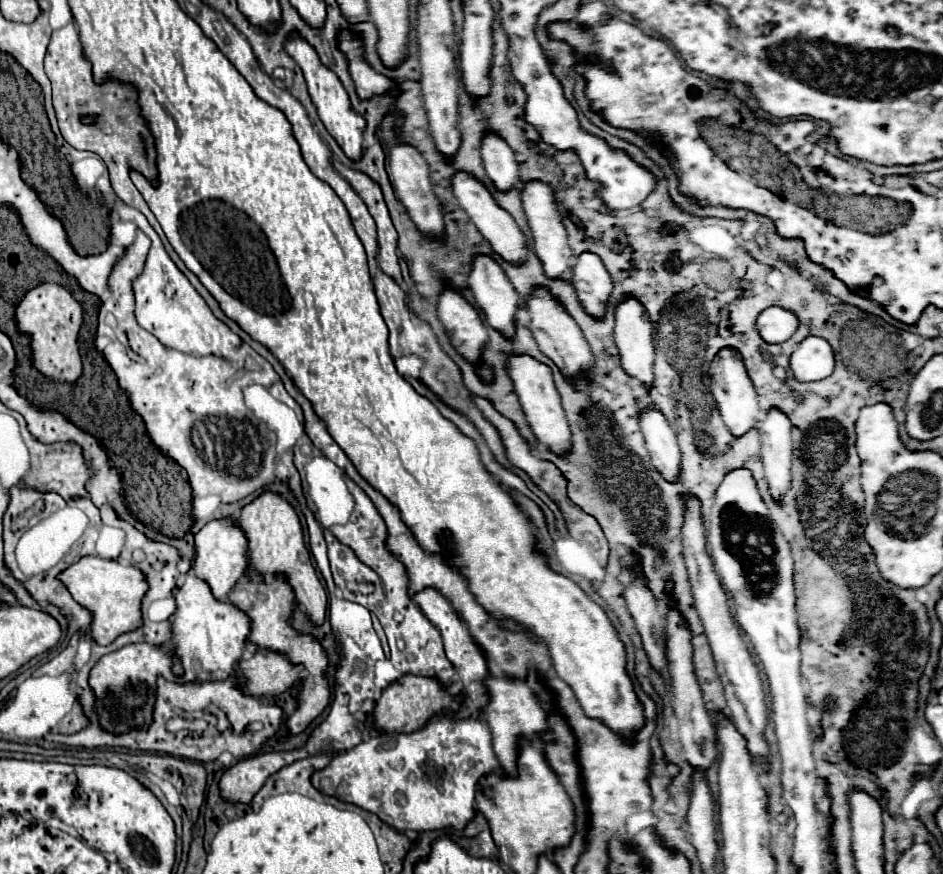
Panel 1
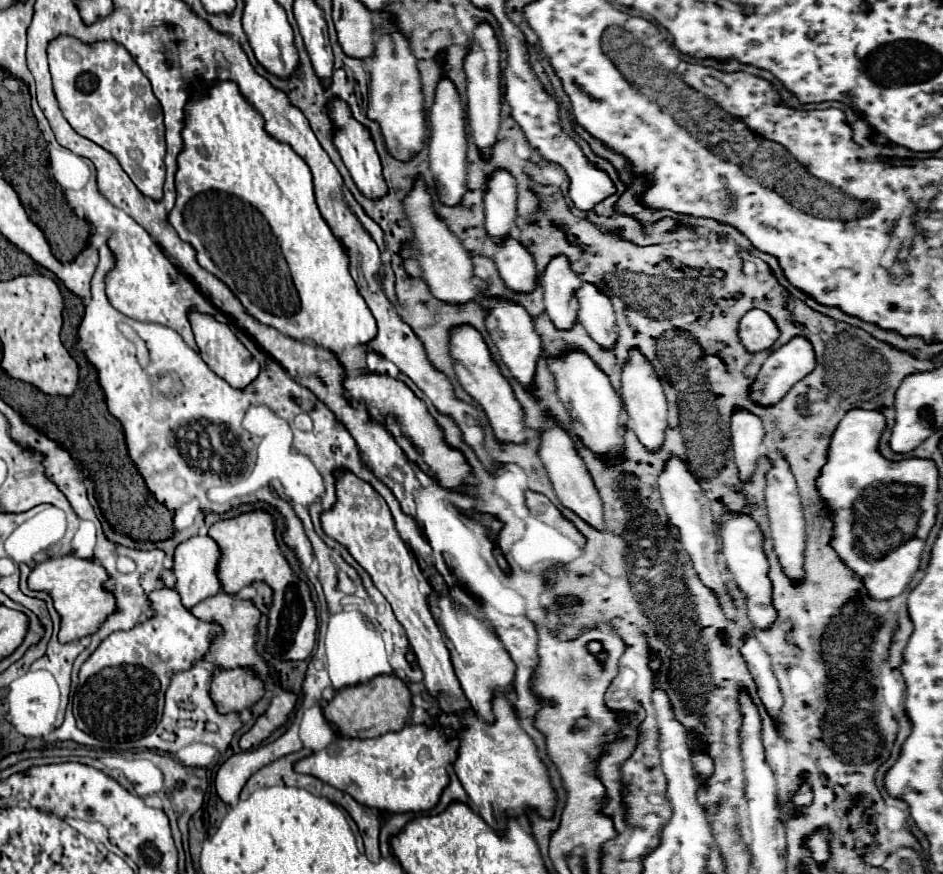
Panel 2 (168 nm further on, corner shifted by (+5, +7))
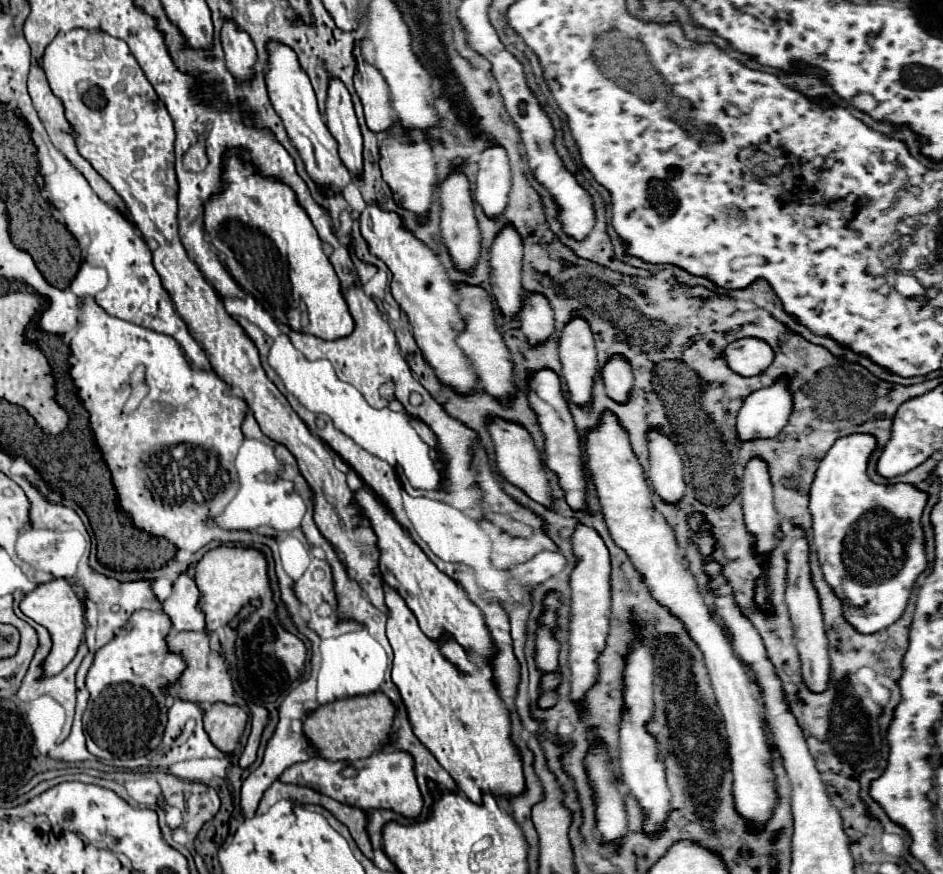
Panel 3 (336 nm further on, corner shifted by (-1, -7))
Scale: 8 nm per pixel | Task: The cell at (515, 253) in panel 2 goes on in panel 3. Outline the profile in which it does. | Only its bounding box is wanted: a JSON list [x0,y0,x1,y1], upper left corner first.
[519,293,555,347]

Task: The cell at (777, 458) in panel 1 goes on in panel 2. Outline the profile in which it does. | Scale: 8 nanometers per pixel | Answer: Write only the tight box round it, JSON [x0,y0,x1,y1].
[765,455,805,579]

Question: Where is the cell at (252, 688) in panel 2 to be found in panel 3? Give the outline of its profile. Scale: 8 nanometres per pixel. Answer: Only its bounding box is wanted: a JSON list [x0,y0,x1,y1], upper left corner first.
[203,703,247,753]

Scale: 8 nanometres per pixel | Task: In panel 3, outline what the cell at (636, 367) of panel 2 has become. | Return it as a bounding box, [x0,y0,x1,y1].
[649,431,685,505]

